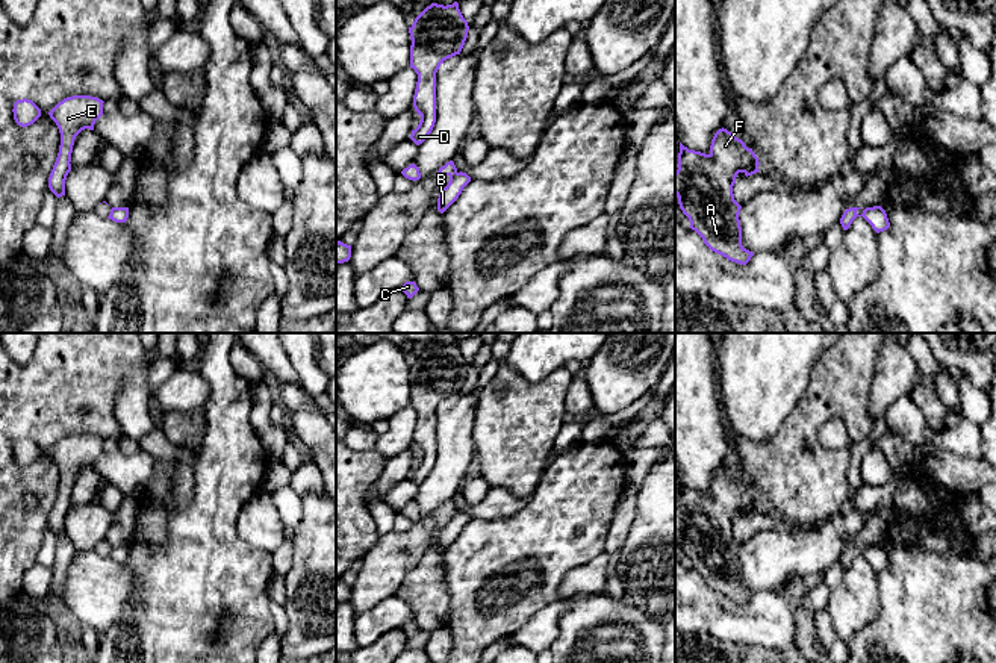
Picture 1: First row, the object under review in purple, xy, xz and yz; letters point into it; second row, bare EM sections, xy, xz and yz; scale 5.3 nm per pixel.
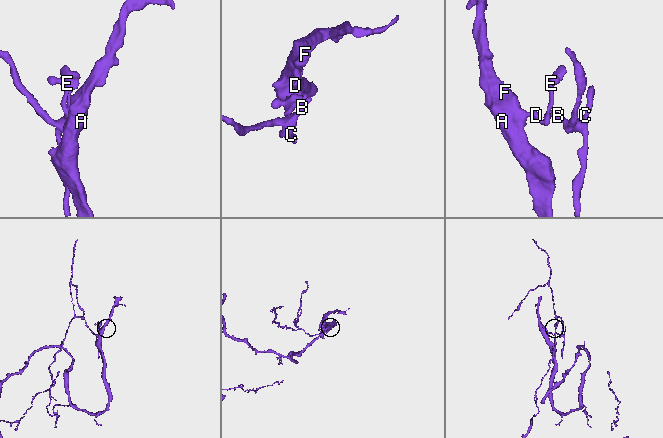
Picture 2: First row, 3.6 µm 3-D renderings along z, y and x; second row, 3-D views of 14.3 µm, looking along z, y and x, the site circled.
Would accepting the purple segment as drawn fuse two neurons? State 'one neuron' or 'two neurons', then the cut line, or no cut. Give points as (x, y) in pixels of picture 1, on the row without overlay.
two neurons; cut xz (456, 510), (450, 519)

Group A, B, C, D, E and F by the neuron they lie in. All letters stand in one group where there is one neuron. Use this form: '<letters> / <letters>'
A D E F / B C

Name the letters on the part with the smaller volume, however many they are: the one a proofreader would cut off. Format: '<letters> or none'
B, C

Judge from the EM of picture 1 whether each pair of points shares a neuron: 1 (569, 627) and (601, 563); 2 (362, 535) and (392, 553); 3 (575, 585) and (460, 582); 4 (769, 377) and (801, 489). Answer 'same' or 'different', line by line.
1: different
2: different
3: different
4: different

